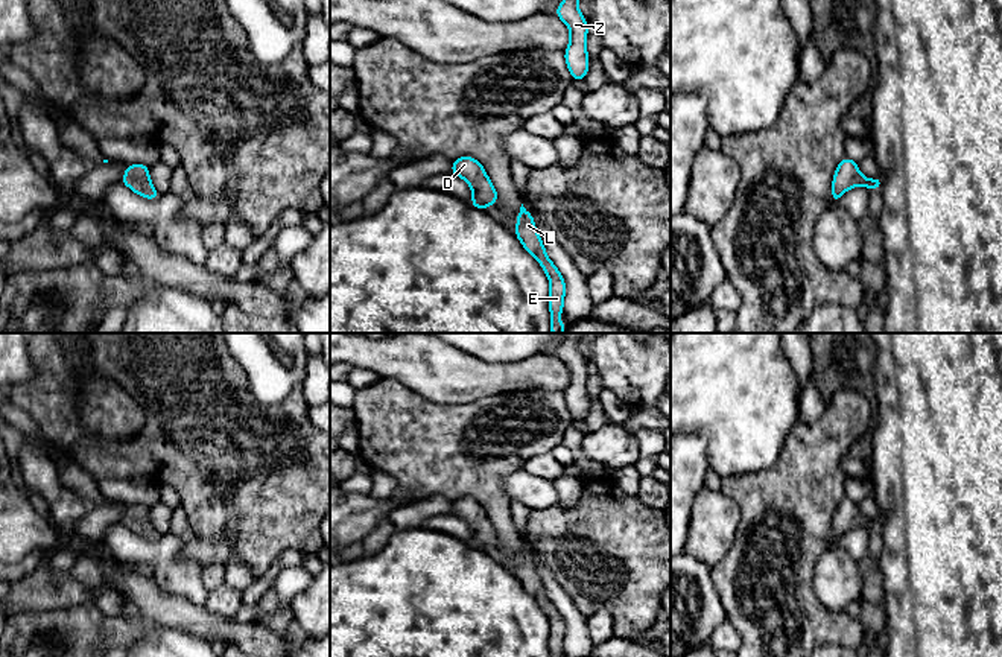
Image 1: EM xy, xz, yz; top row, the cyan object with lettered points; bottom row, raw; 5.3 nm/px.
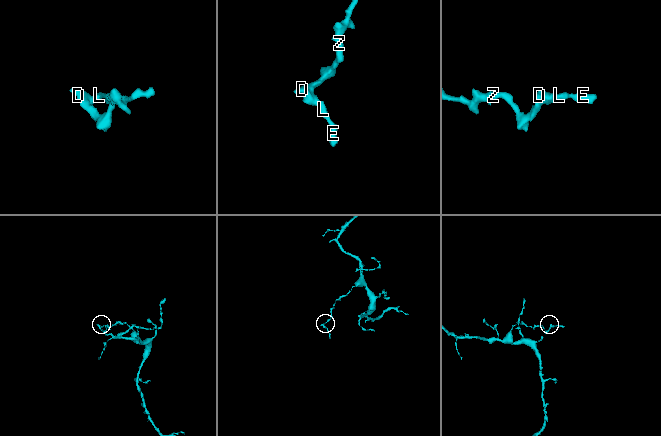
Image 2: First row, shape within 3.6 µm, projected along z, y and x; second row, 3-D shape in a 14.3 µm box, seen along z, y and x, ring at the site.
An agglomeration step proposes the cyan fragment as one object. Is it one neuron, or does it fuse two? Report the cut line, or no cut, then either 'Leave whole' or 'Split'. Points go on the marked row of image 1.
No split. Leave whole

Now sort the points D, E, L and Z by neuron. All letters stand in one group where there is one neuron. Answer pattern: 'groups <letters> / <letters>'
groups D E L Z

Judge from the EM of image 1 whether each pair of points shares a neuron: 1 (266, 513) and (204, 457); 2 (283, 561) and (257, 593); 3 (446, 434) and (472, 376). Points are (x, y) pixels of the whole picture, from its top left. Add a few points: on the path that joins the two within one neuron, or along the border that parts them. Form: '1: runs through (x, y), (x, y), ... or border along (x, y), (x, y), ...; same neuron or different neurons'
1: runs through (250, 496), (244, 490), (228, 488), (221, 473); same neuron
2: runs through (275, 569), (260, 586); same neuron
3: border along (494, 396), (464, 403), (434, 403), (424, 399); different neurons

